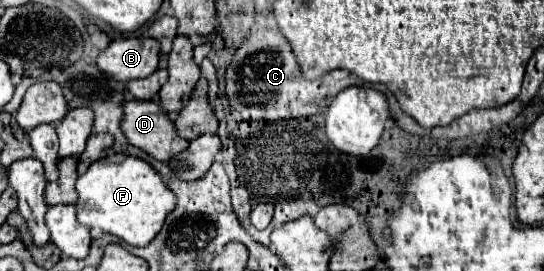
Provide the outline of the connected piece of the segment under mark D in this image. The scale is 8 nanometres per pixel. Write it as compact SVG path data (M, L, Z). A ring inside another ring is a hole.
M125 101L123 103L123 117L121 117L121 131L133 147L143 149L147 155L151 155L157 161L169 161L171 155L175 155L187 147L187 139L181 139L175 133L173 121L153 101Z

